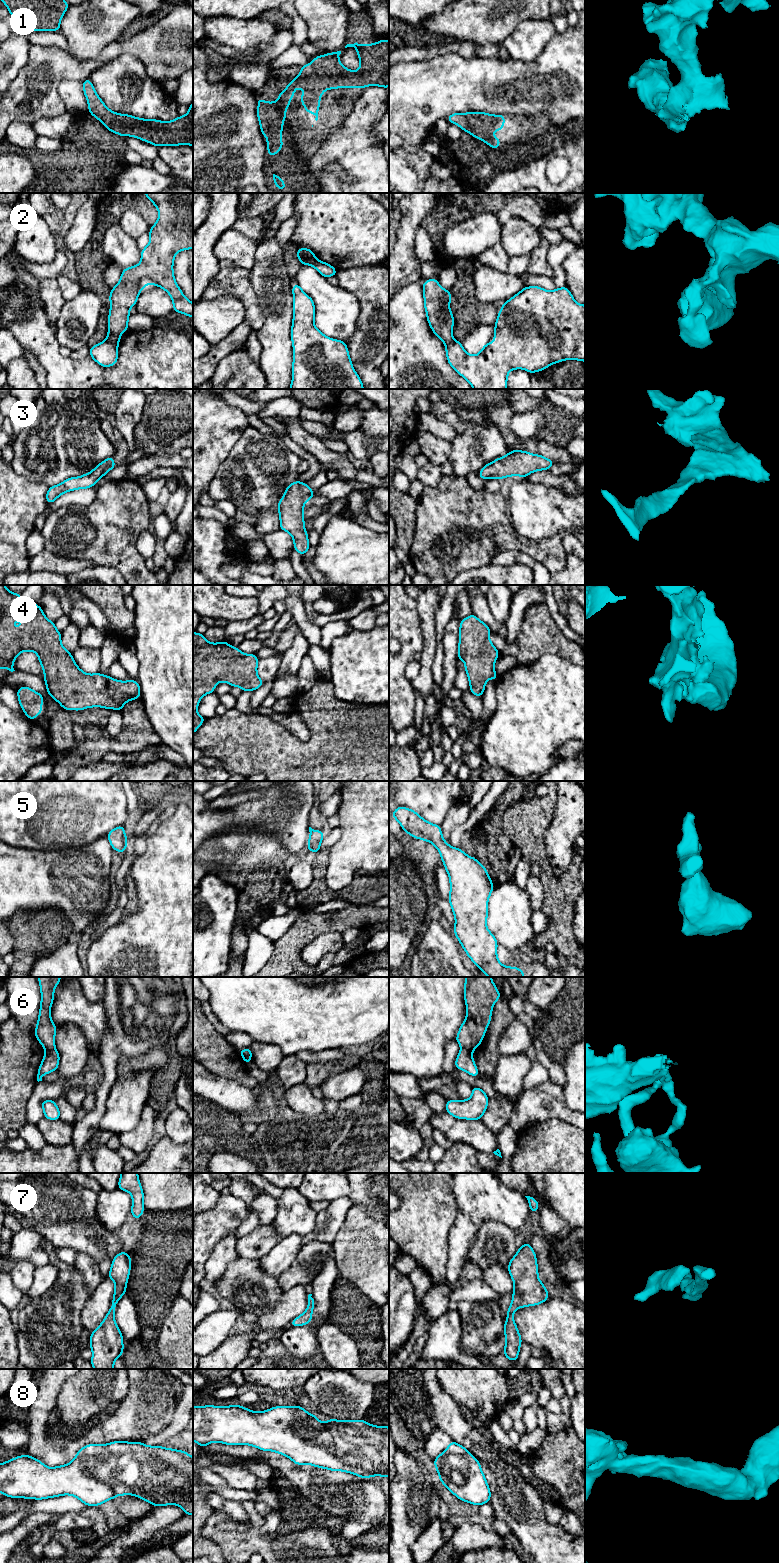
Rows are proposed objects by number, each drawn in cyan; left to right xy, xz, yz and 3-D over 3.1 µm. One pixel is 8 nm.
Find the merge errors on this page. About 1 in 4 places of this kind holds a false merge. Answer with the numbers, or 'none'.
2, 6

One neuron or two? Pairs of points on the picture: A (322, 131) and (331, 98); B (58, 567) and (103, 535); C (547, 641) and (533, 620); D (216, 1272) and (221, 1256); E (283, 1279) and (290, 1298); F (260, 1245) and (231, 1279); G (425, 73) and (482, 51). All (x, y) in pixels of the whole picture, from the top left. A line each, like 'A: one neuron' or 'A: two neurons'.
A: one neuron
B: two neurons
C: one neuron
D: one neuron
E: two neurons
F: two neurons
G: two neurons

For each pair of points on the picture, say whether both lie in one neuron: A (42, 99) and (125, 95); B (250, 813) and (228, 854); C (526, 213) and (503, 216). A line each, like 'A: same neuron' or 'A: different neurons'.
A: different neurons
B: different neurons
C: same neuron

